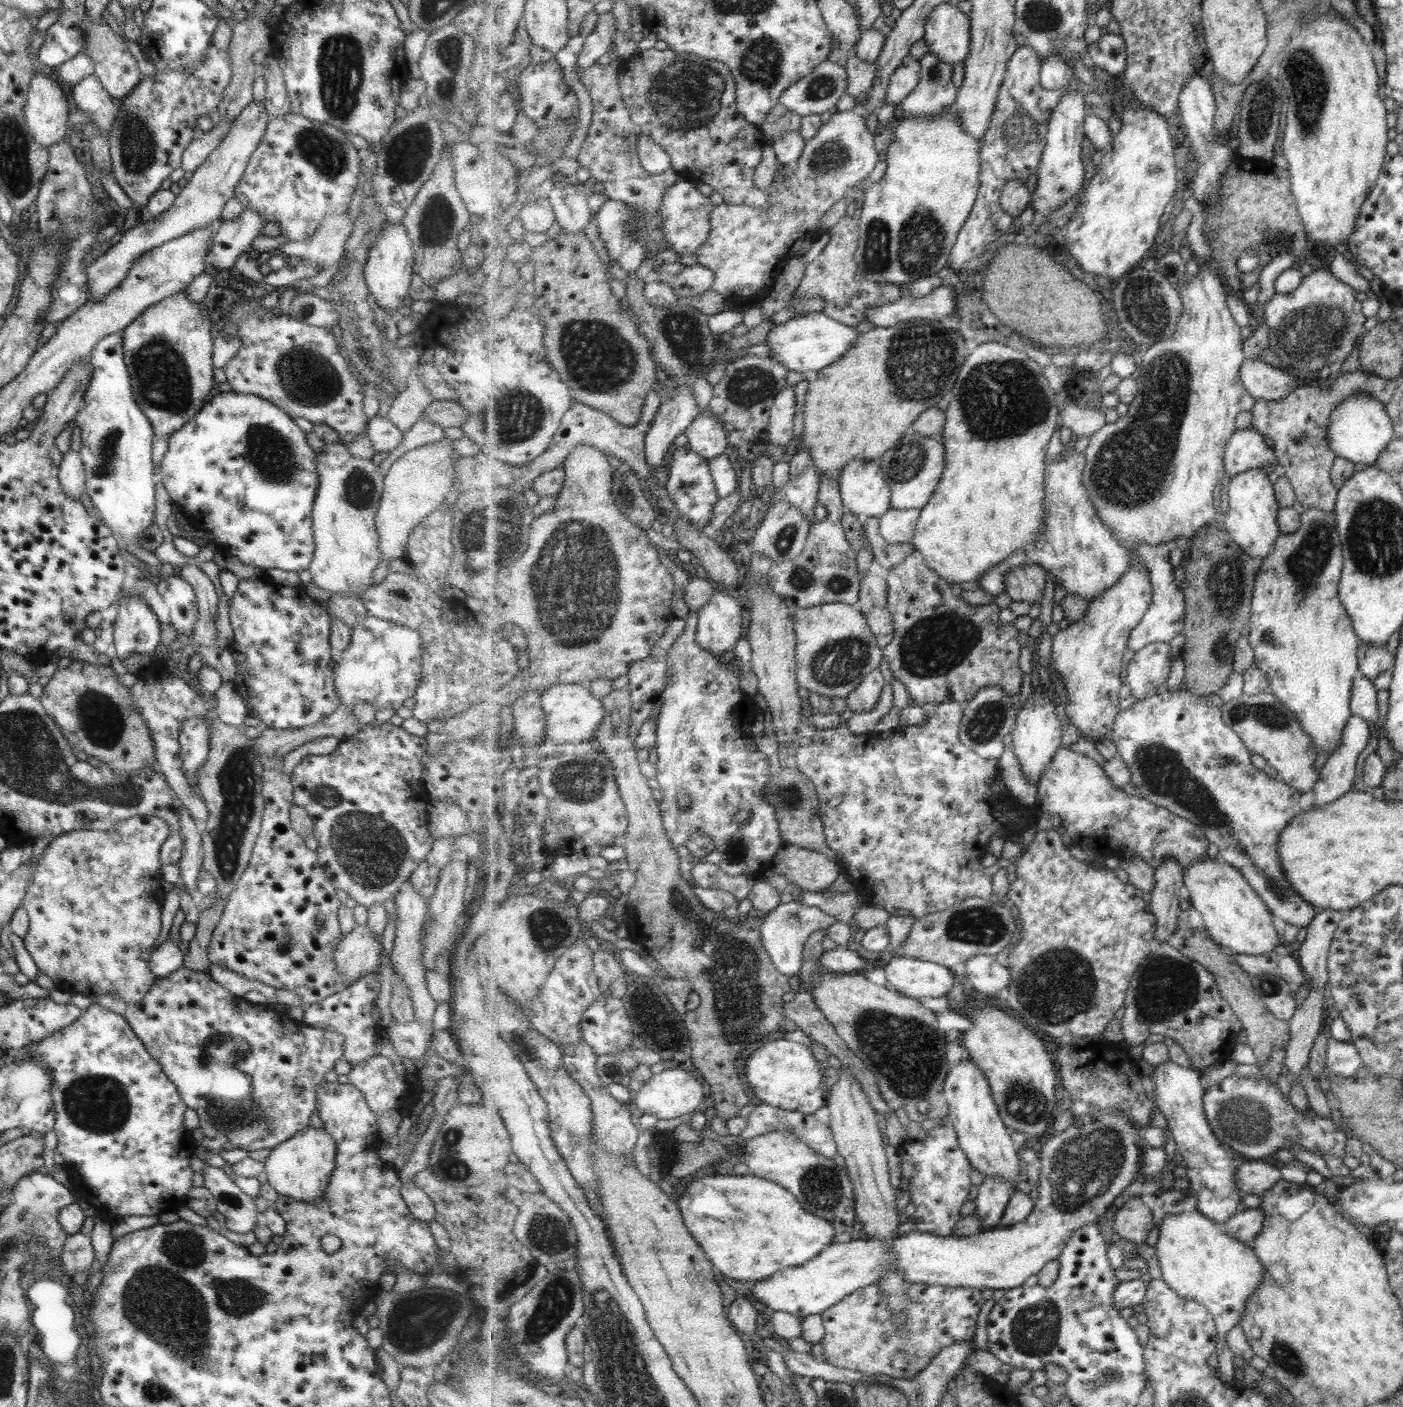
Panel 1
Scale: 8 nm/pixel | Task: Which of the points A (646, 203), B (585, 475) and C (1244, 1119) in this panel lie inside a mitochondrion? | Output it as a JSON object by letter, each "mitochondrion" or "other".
{"A":"mitochondrion","B":"other","C":"mitochondrion"}

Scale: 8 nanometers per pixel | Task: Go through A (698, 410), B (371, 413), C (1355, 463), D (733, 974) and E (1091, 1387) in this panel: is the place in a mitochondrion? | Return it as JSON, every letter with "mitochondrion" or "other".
{"A":"other","B":"other","C":"other","D":"mitochondrion","E":"mitochondrion"}

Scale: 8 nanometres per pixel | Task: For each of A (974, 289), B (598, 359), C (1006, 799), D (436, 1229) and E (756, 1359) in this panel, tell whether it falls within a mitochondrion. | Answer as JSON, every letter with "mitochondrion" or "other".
{"A":"other","B":"mitochondrion","C":"other","D":"other","E":"other"}

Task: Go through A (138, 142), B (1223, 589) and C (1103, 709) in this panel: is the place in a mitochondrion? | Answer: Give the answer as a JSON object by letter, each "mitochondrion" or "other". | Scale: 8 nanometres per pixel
{"A":"mitochondrion","B":"mitochondrion","C":"other"}

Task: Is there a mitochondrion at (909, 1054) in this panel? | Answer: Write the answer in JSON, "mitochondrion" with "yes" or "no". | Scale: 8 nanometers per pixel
{"mitochondrion":"yes"}

